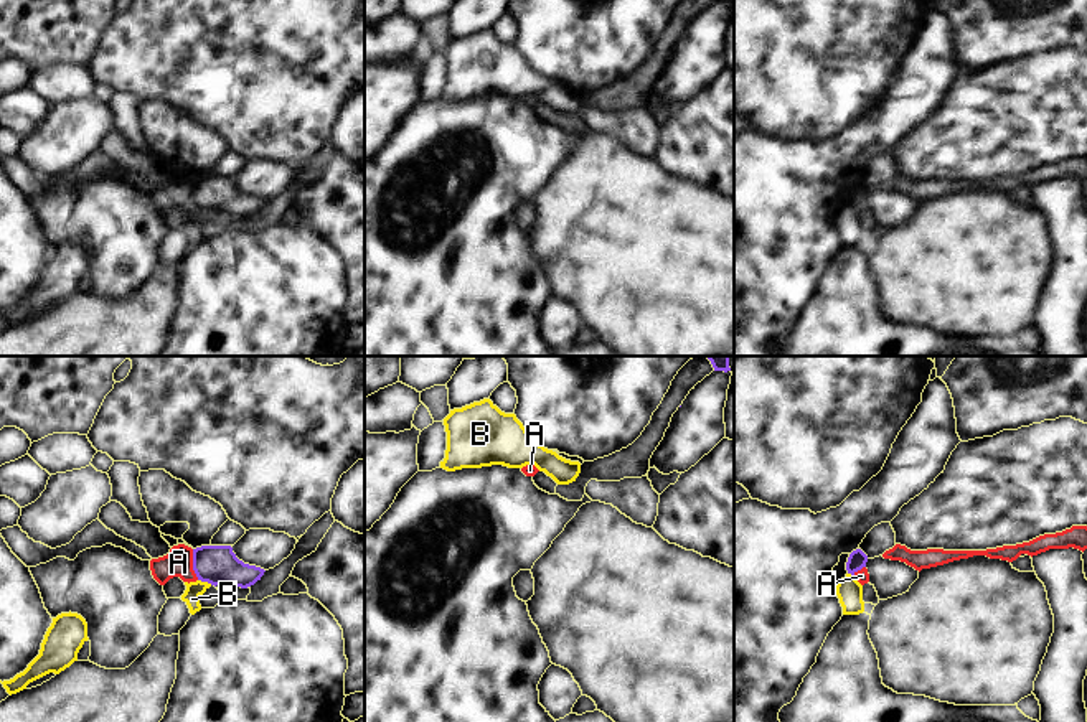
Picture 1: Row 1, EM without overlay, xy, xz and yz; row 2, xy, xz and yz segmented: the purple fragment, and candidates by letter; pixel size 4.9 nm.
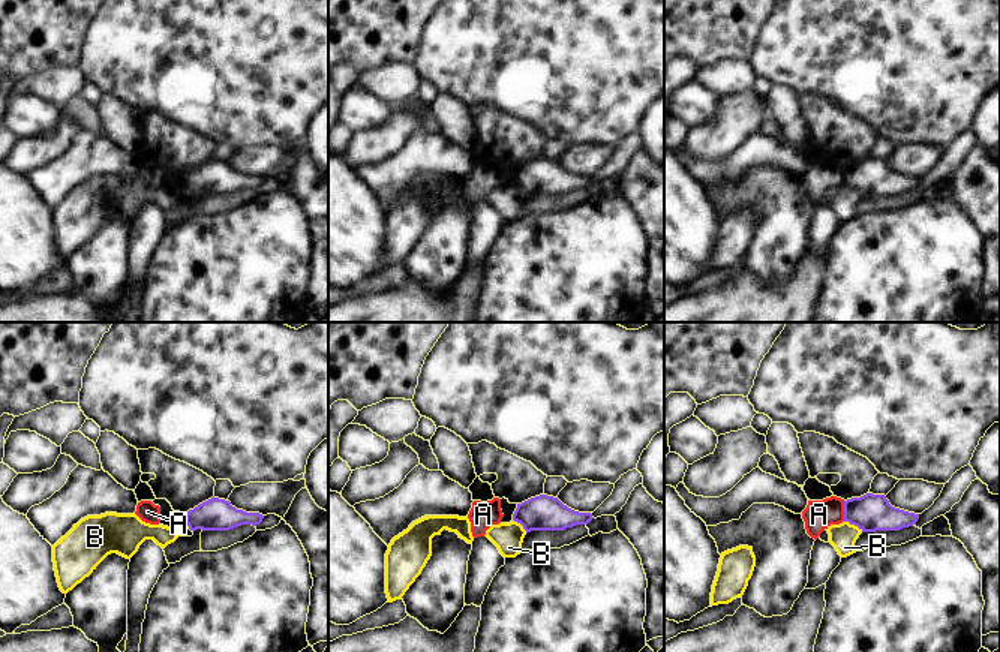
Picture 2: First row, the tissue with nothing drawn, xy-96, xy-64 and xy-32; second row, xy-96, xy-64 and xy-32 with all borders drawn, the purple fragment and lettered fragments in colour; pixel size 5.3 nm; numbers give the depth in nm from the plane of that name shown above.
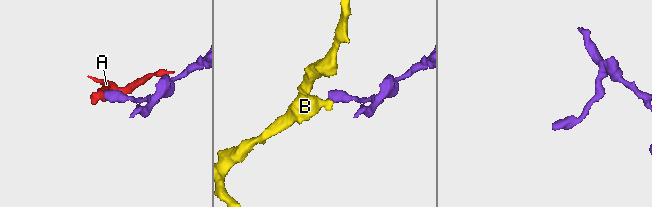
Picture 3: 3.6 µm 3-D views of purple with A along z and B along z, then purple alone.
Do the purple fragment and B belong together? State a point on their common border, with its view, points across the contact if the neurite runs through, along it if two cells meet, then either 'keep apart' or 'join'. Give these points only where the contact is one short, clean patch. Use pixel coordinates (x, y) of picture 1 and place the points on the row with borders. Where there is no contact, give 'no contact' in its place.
xy (205, 581) | along xy (198, 579), (211, 584) | keep apart

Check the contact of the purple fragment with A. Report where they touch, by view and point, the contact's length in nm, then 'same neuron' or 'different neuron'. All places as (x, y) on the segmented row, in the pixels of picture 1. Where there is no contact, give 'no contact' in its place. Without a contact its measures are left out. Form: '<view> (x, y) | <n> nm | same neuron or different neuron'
xy (193, 564) | 160 nm | different neuron

